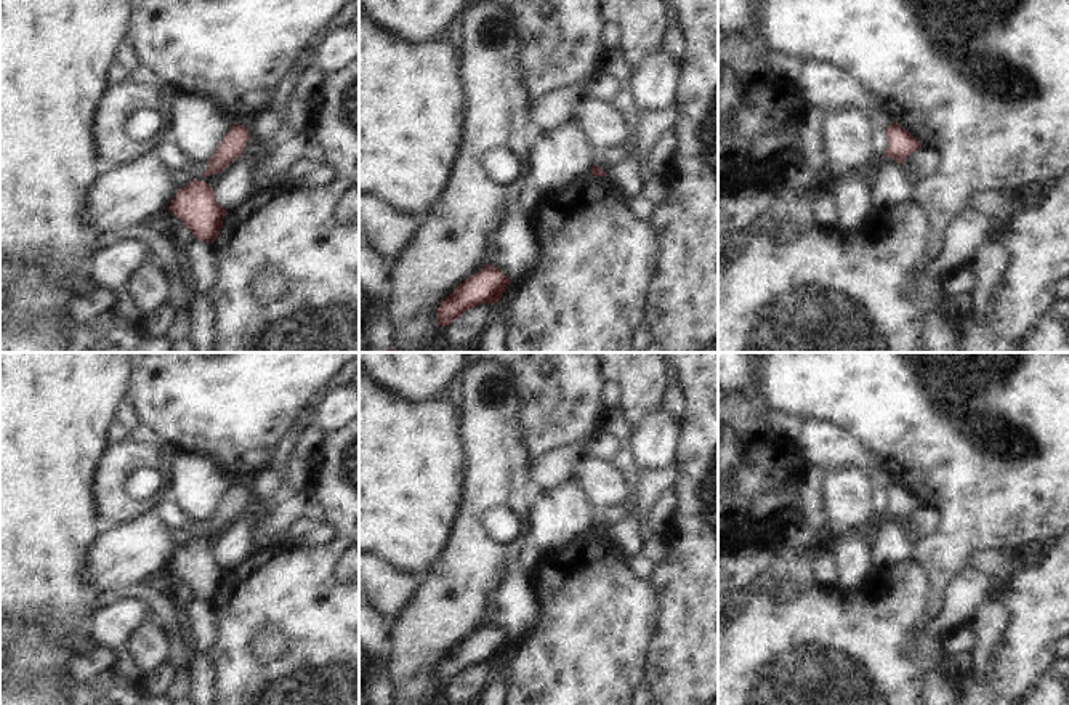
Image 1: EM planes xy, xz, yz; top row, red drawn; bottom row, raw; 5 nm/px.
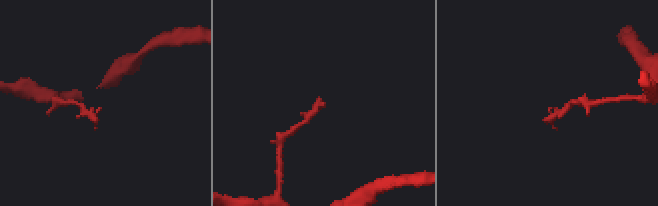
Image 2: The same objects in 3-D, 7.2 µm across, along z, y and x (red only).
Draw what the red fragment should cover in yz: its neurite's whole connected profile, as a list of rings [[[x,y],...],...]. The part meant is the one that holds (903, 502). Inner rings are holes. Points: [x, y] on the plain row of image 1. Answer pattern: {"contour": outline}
{"contour": [[[896,481],[886,487],[886,495],[889,498],[886,516],[894,518],[899,524],[904,524],[906,516],[922,506],[920,500]]]}

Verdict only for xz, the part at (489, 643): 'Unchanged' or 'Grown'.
Unchanged

